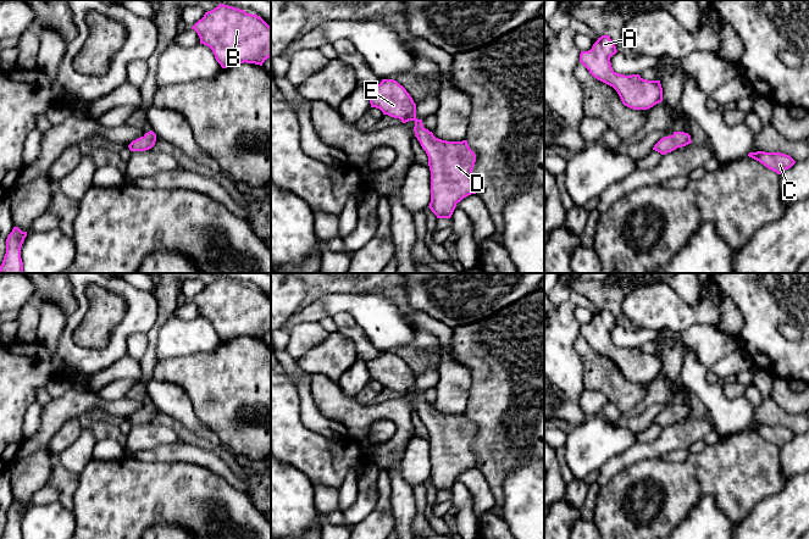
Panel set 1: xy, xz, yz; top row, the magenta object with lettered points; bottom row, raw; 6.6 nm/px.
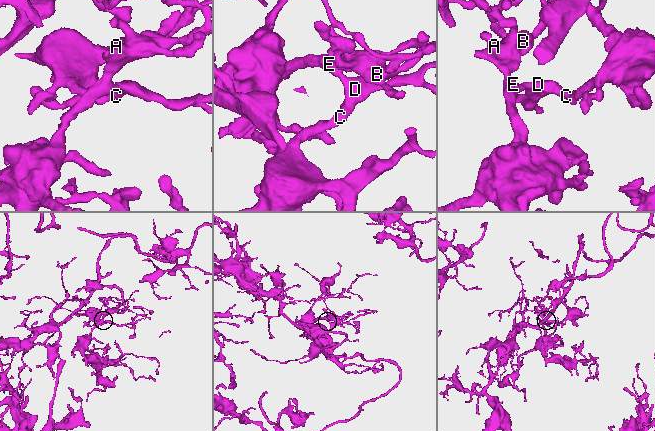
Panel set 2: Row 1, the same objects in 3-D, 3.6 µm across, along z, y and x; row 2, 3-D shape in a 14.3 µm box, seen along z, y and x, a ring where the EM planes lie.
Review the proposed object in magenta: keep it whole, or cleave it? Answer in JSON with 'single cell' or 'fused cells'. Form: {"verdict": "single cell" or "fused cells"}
{"verdict": "single cell"}

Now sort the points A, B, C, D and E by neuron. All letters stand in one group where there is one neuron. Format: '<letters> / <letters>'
A B C D E

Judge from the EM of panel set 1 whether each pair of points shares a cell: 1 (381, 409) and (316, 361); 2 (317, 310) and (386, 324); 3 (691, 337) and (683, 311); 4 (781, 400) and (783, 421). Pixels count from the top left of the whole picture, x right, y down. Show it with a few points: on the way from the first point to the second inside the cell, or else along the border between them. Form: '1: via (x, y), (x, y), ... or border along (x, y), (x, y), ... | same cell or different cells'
1: border along (310, 374), (323, 373), (337, 382) | different cells
2: border along (317, 300), (323, 305), (328, 315) | different cells
3: border along (715, 327), (693, 324), (680, 331) | different cells
4: border along (770, 398), (786, 411), (796, 414) | different cells

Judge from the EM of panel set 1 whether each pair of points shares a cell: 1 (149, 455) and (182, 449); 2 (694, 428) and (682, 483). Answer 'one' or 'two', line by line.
1: one
2: two

